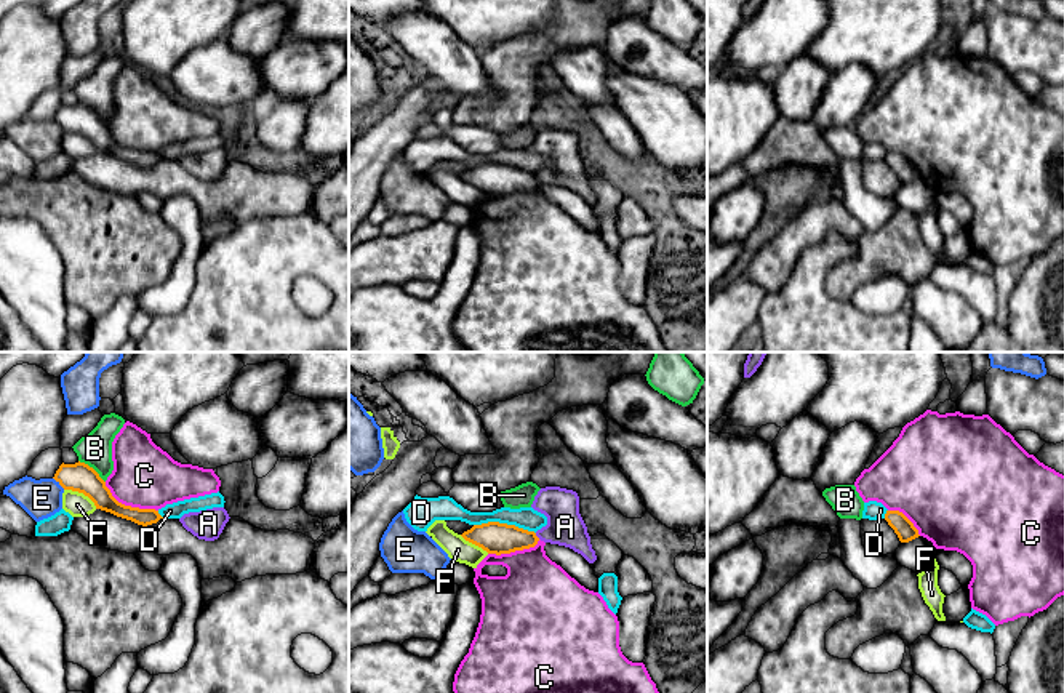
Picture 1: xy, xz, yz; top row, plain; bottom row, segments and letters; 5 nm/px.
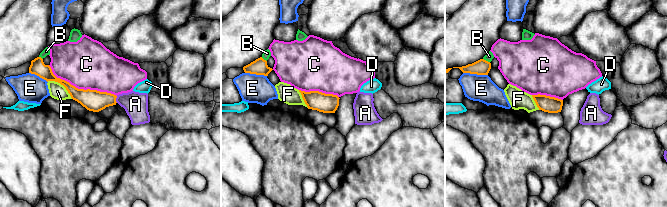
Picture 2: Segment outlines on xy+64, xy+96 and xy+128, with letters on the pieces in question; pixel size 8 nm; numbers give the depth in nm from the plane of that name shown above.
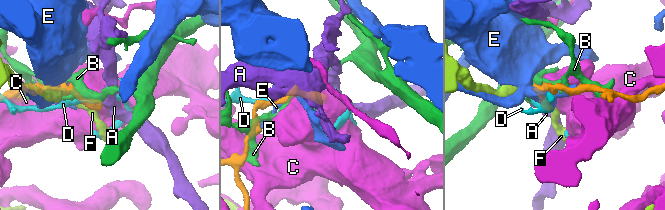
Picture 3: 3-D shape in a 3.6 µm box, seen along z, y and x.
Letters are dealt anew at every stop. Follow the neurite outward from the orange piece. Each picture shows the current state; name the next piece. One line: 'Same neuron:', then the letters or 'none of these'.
Same neuron: none of these

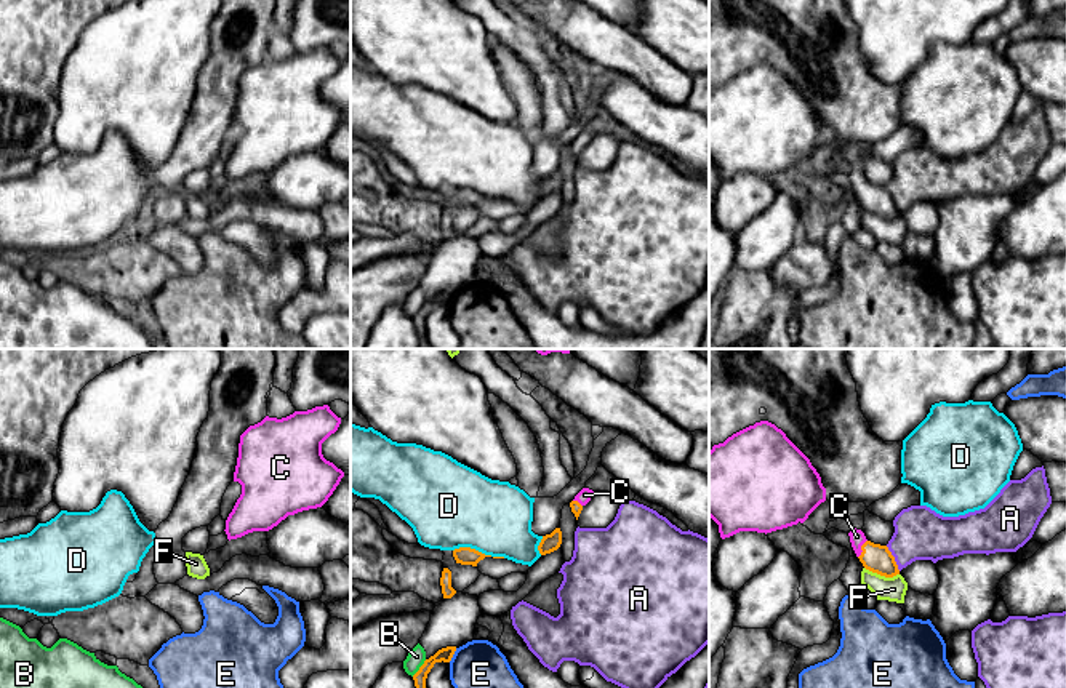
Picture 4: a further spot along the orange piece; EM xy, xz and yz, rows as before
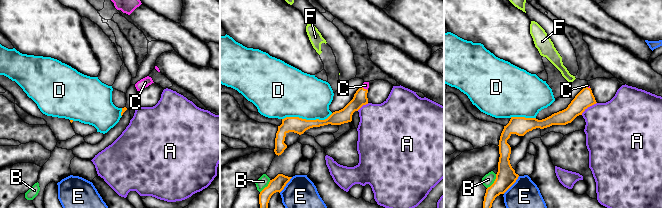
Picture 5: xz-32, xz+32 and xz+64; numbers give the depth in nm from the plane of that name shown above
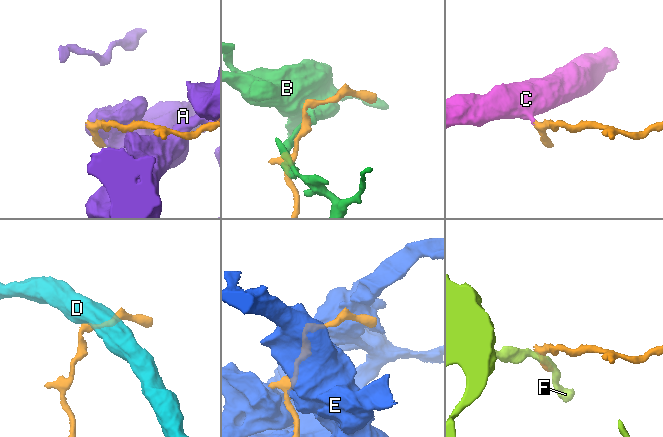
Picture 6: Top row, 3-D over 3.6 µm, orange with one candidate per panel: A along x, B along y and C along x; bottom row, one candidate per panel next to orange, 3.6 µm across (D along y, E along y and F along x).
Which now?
Same neuron: C

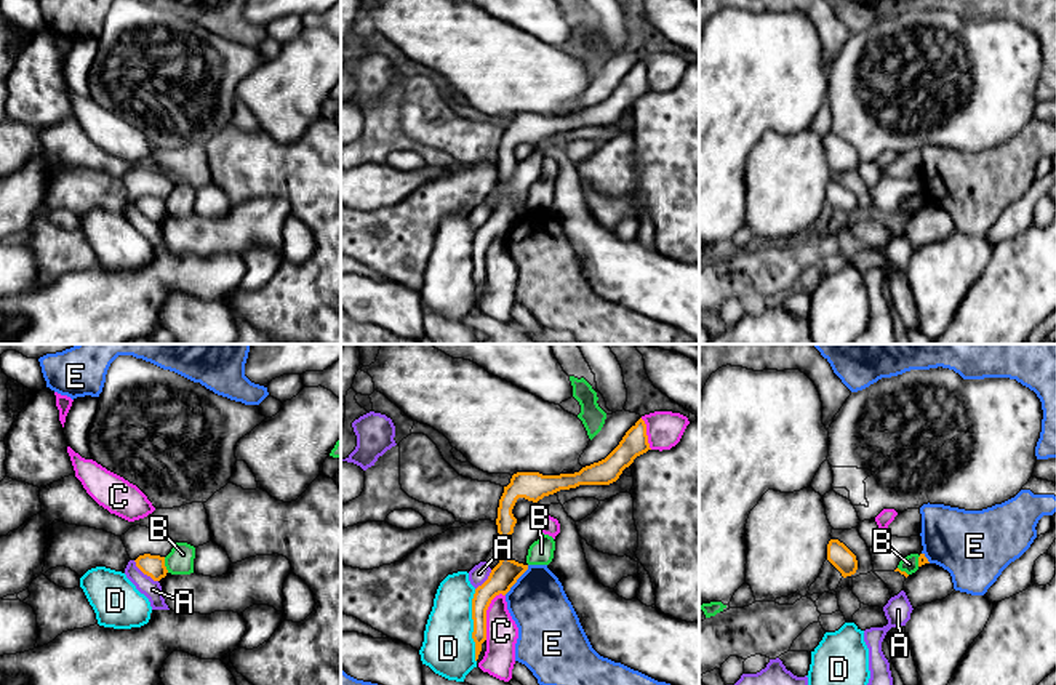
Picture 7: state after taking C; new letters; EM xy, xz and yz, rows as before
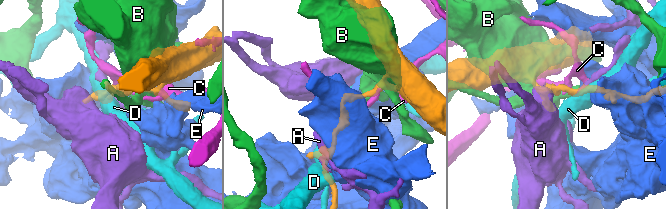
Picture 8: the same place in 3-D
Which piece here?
Same neuron: none of these

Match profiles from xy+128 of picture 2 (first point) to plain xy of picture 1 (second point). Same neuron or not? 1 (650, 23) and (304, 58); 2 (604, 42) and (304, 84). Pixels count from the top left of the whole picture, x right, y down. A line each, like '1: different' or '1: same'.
1: same
2: different

